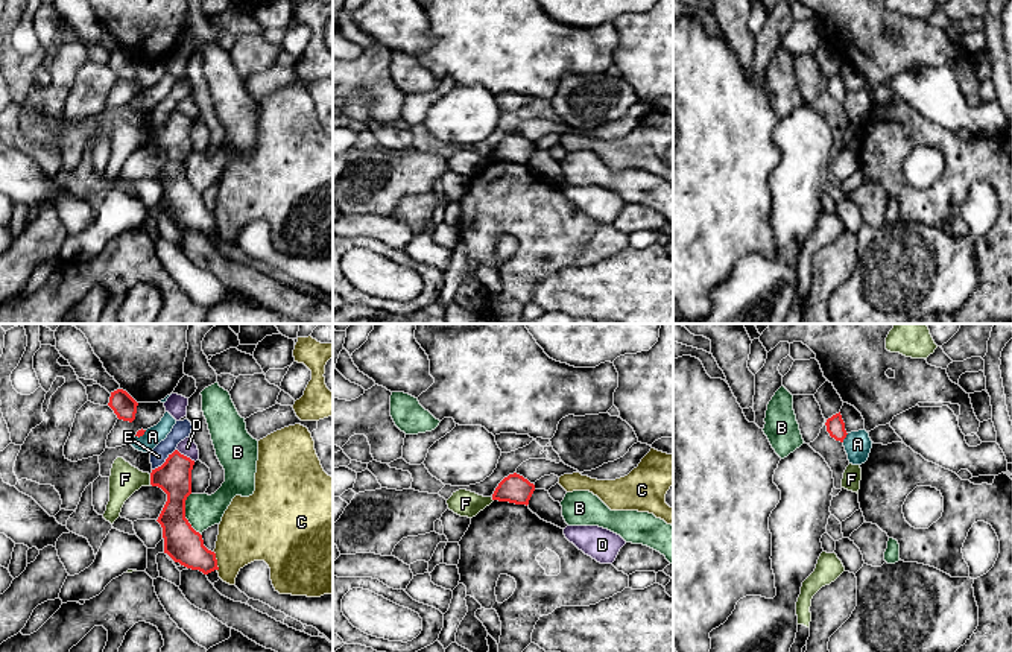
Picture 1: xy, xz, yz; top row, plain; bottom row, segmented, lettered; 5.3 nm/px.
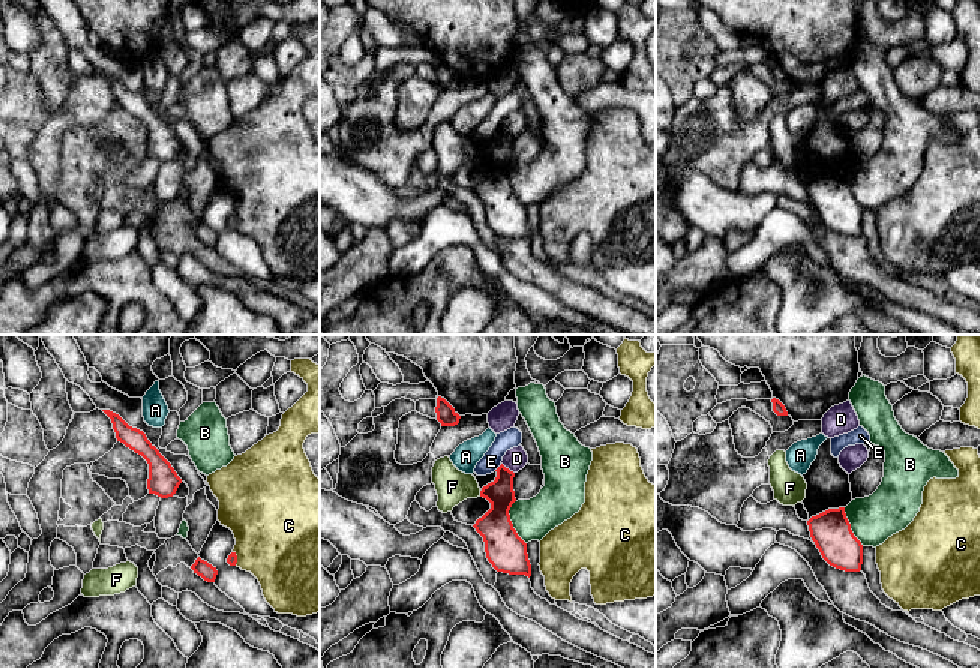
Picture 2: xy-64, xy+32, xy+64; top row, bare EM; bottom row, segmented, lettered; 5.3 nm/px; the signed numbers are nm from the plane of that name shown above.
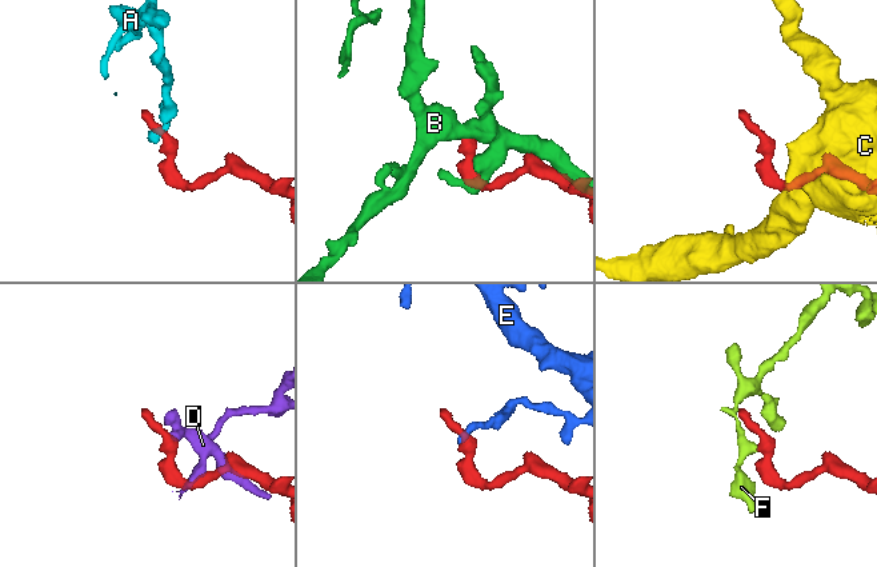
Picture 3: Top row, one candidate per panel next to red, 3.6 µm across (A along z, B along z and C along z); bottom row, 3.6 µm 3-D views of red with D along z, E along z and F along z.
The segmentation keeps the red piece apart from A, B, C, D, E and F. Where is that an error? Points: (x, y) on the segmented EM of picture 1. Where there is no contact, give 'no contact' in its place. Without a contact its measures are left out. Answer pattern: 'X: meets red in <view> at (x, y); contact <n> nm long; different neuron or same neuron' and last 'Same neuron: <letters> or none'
A: meets red in yz at (845, 436); contact 60 nm long; different neuron
B: meets red in xy at (184, 514); contact 240 nm long; different neuron
C: meets red in xy at (216, 561); contact 110 nm long; different neuron
D: meets red in xy at (186, 456); contact 120 nm long; different neuron
E: meets red in xy at (166, 461); contact 170 nm long; different neuron
F: meets red in xy at (151, 479); contact 60 nm long; different neuron
Same neuron: none

